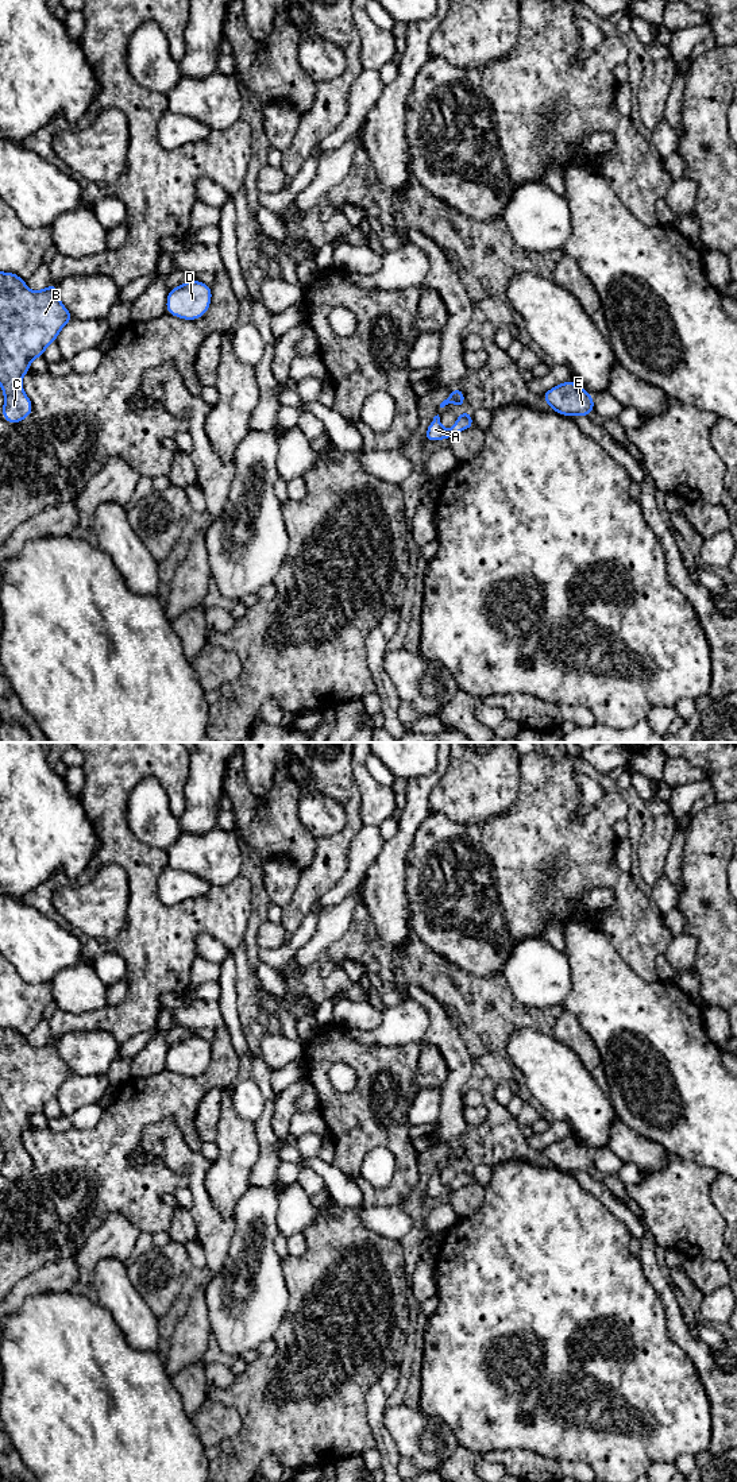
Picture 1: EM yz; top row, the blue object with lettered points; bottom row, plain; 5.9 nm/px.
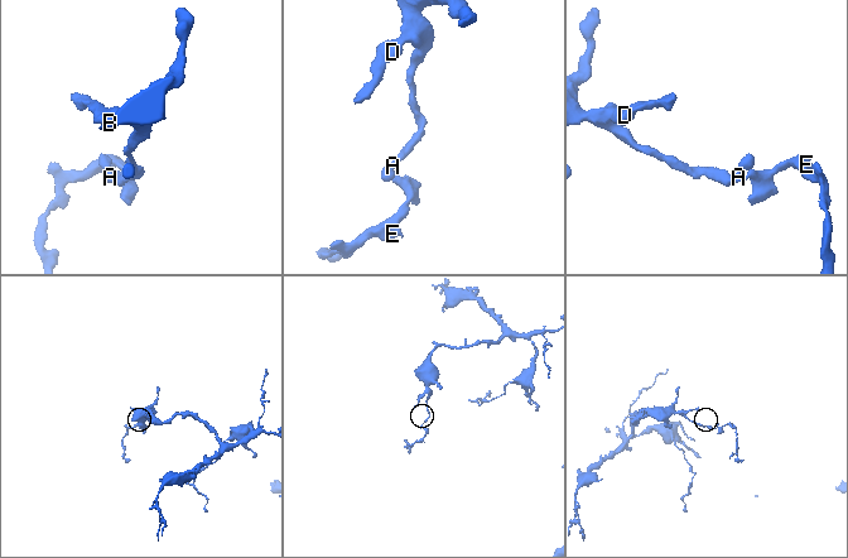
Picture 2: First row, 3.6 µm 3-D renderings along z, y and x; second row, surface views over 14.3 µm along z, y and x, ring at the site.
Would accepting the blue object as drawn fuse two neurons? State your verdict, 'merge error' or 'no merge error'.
no merge error

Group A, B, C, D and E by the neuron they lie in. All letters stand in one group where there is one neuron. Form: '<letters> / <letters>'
A B C D E

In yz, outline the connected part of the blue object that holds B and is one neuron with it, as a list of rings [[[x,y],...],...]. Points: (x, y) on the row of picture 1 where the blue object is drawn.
[[[0,271],[0,386],[4,391],[3,417],[18,424],[32,413],[31,400],[22,387],[30,363],[43,356],[59,331],[73,320],[58,297],[58,286],[30,290],[24,279]]]

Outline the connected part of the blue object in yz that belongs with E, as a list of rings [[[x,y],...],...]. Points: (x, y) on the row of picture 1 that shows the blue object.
[[[572,379],[549,389],[541,397],[552,410],[563,416],[587,417],[594,412],[593,397]]]

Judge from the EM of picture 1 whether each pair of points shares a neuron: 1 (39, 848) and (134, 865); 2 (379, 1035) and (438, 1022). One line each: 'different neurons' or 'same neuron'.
1: different neurons
2: different neurons

